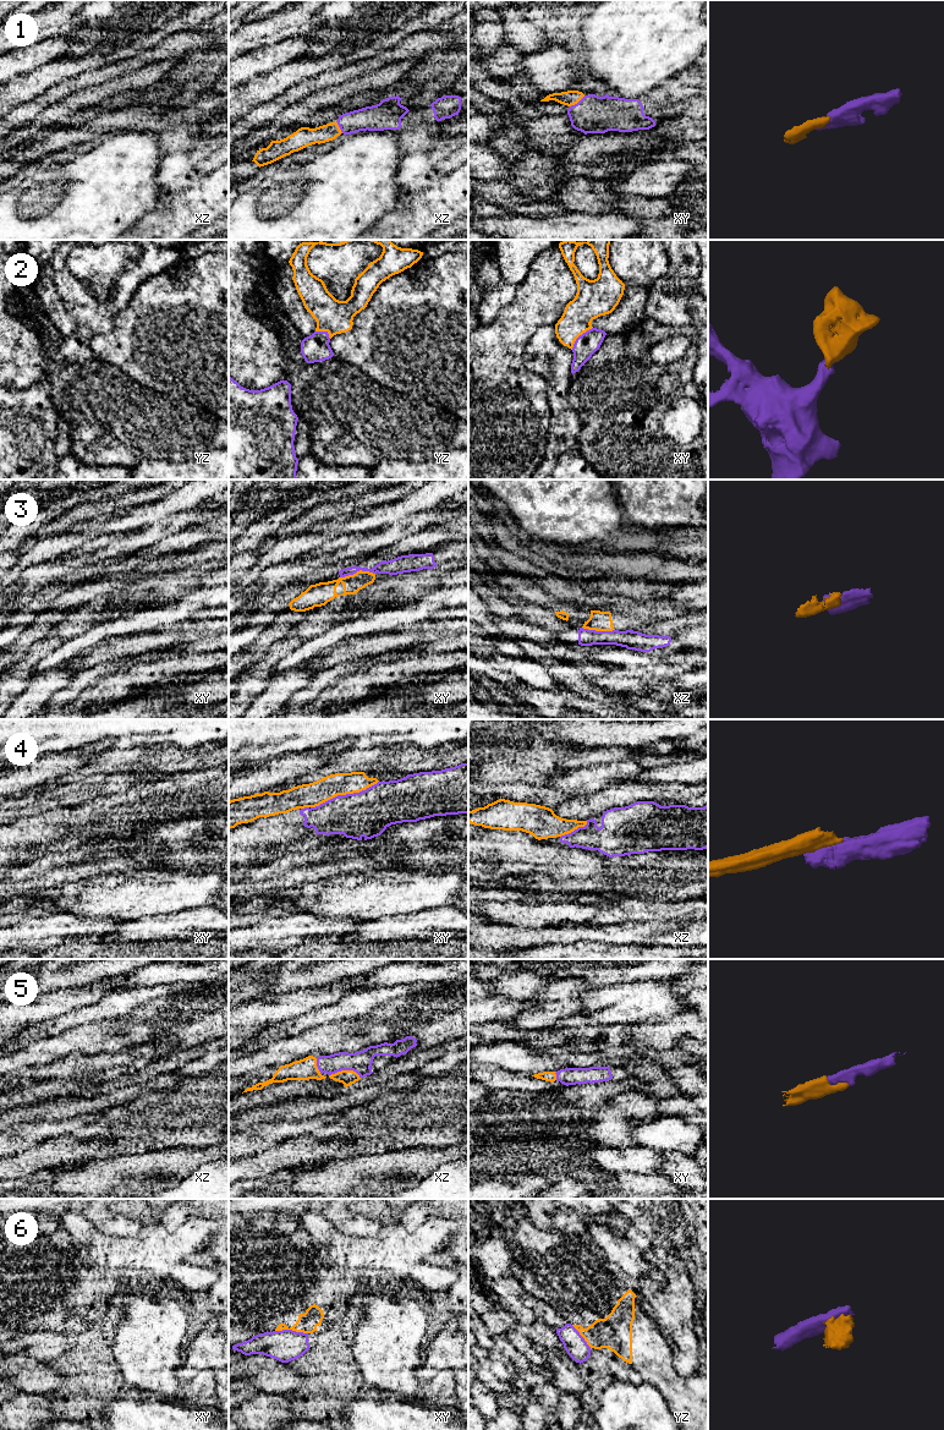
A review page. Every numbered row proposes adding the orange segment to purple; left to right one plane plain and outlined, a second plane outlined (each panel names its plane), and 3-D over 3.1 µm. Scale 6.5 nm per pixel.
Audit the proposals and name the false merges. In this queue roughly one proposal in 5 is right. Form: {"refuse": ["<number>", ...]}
{"refuse": ["3", "4", "6"]}

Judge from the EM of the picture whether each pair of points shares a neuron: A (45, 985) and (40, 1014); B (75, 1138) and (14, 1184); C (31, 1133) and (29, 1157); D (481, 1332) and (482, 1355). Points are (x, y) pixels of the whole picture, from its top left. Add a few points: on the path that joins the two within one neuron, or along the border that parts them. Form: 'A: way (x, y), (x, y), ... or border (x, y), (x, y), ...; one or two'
A: border (72, 987), (61, 987), (42, 993); two
B: border (26, 1176), (12, 1179); two
C: border (55, 1137), (12, 1156); two
D: border (481, 1346), (493, 1349); two

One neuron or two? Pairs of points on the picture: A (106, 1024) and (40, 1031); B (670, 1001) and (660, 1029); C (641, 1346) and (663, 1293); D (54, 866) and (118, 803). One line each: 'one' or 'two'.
A: two
B: two
C: two
D: two

